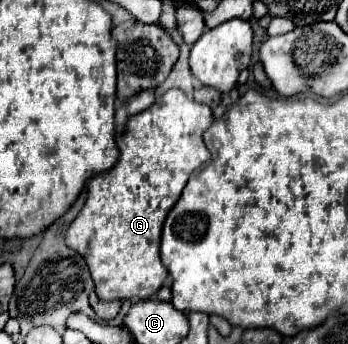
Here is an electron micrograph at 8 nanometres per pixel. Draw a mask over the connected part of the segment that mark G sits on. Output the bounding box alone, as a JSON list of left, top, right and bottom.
[65,89,213,301]

